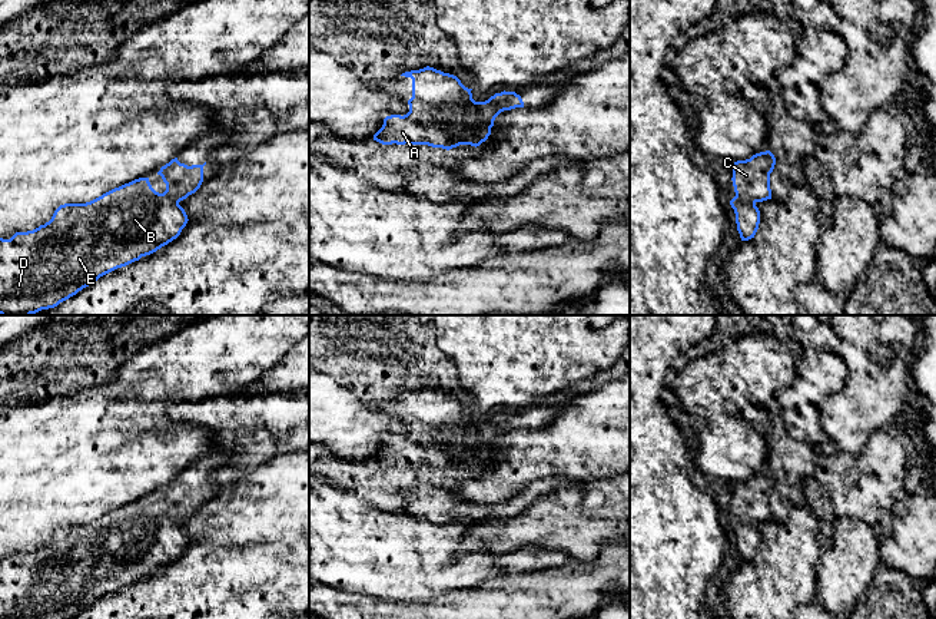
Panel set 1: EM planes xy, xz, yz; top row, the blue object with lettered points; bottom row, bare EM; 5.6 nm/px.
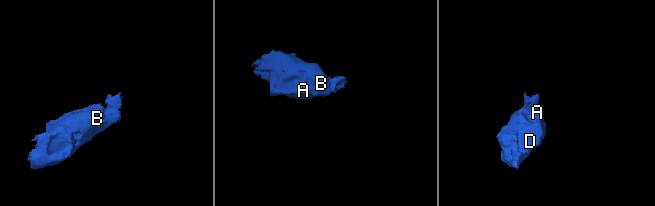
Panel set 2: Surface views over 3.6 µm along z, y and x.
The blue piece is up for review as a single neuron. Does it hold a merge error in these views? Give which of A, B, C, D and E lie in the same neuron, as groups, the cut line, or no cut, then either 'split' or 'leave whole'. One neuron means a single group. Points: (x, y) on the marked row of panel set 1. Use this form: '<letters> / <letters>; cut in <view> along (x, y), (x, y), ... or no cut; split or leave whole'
A B C D E; no cut; leave whole

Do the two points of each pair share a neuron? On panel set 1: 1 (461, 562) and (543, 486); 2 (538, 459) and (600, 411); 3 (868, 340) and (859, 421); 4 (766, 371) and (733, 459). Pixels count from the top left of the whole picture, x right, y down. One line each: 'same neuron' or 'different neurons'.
1: different neurons
2: same neuron
3: same neuron
4: same neuron

